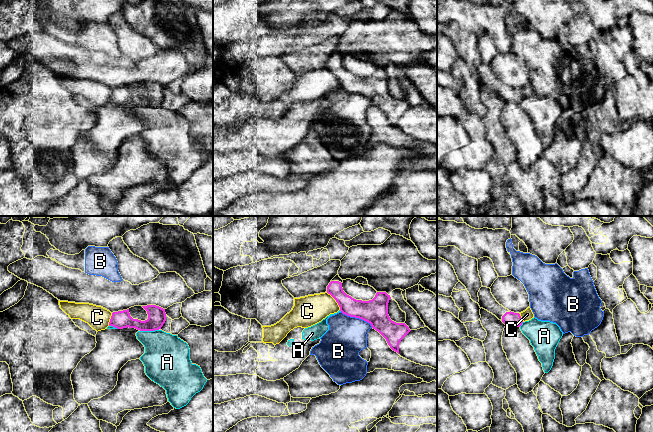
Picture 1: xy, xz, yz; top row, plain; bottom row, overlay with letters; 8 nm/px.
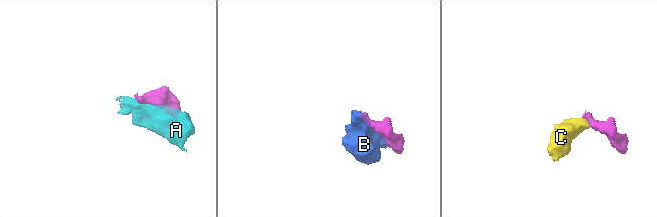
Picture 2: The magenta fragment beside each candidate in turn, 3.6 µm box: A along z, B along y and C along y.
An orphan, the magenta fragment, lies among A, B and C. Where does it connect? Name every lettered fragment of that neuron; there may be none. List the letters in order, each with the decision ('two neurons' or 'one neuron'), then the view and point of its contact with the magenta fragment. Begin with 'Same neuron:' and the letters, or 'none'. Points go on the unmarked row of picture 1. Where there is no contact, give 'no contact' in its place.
Same neuron: none
A: two neurons | xy (149, 106)
B: two neurons | xz (357, 93)
C: two neurons | xz (335, 75)

